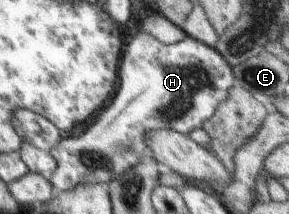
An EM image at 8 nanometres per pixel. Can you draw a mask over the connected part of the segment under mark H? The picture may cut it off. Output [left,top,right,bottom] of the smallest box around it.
[47,31,235,192]

